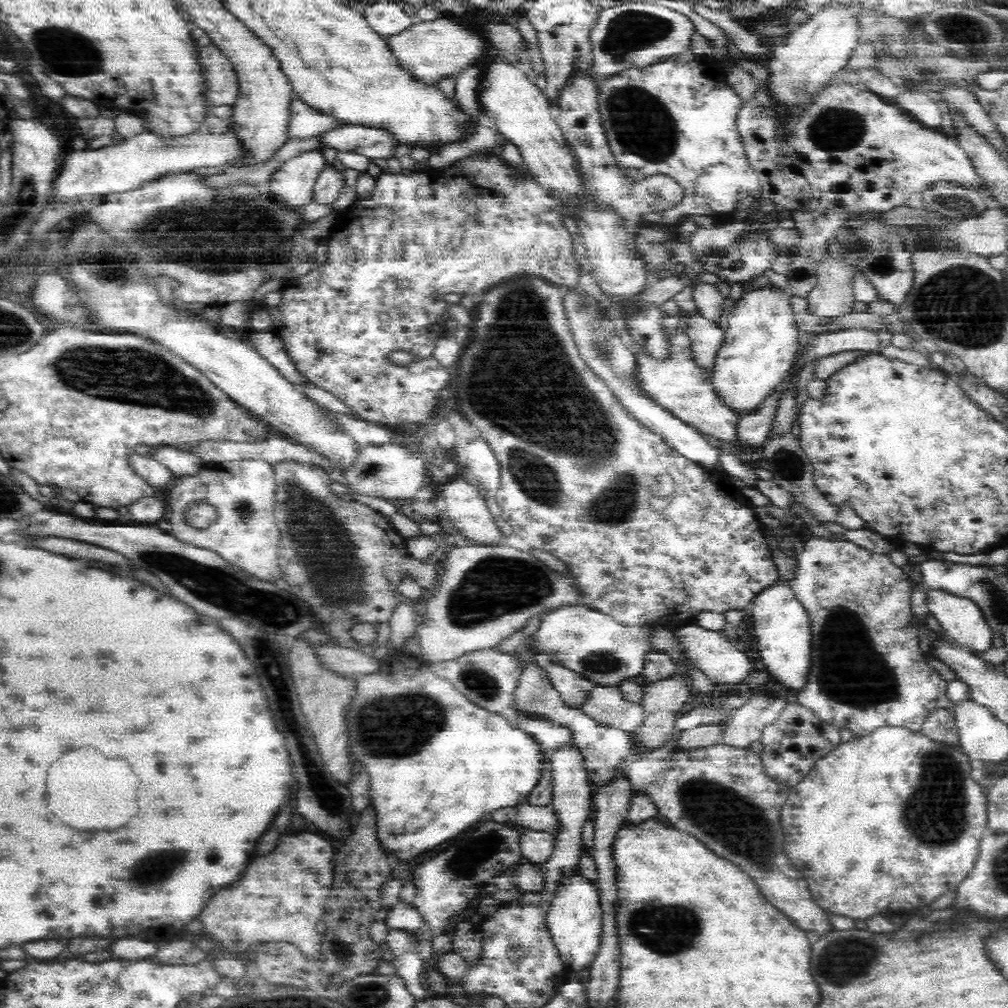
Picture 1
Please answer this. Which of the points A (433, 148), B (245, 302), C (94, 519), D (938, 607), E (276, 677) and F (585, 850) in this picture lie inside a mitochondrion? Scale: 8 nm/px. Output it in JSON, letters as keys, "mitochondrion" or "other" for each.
{"A":"other","B":"other","C":"other","D":"other","E":"mitochondrion","F":"other"}

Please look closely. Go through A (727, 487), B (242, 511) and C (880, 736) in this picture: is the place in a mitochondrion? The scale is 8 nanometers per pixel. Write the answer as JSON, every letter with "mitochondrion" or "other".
{"A":"other","B":"mitochondrion","C":"other"}

